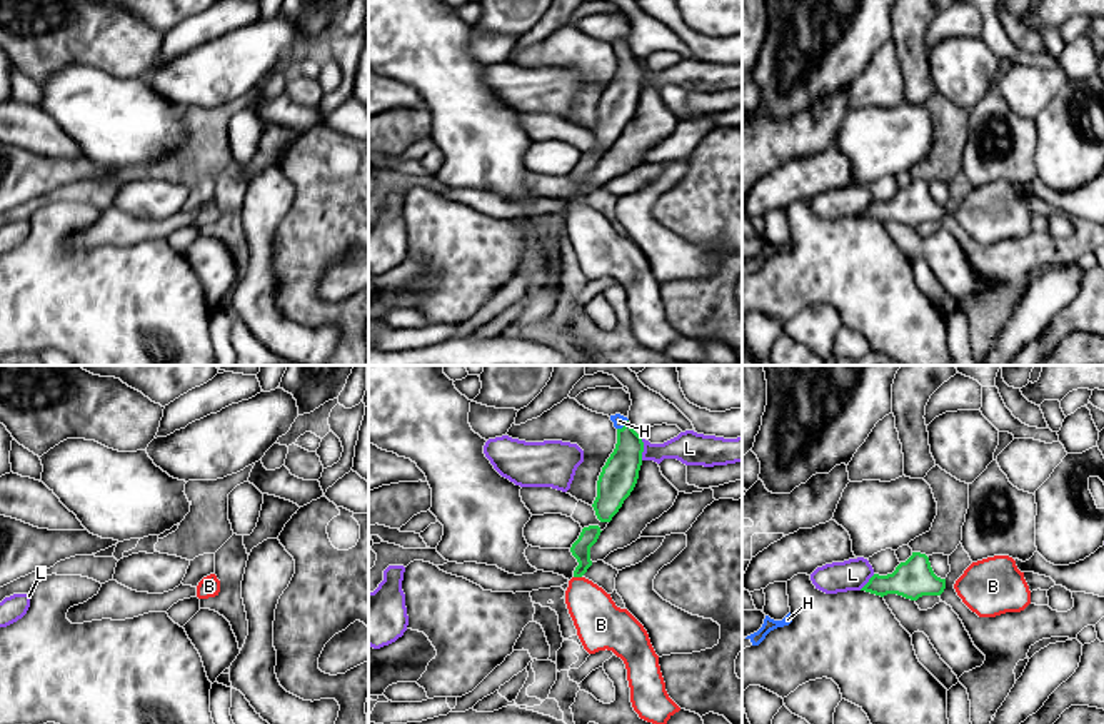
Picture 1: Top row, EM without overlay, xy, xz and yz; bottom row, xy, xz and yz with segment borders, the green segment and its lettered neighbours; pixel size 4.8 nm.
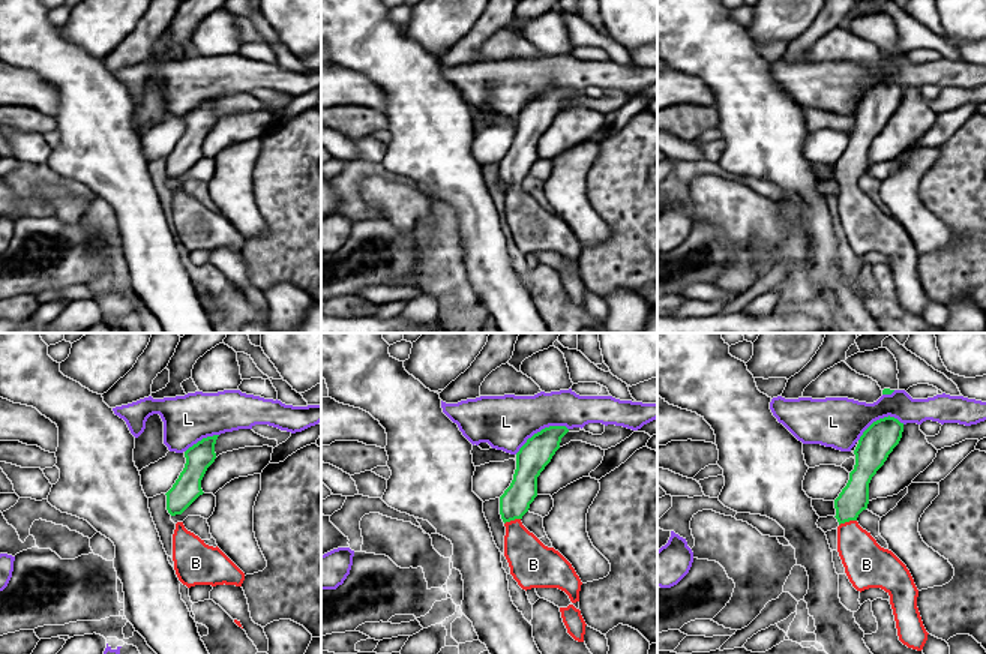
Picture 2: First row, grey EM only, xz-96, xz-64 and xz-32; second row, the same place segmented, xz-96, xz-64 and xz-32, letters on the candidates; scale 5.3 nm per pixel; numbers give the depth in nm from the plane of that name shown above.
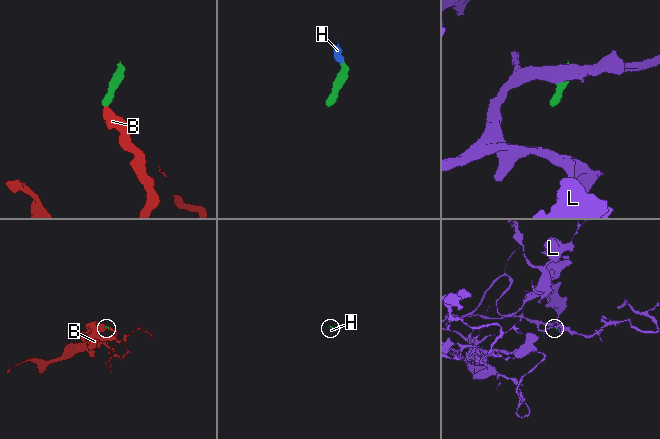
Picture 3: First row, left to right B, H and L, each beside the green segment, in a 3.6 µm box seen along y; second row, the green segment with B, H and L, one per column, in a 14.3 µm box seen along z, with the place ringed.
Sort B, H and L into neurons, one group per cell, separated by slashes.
B H / L

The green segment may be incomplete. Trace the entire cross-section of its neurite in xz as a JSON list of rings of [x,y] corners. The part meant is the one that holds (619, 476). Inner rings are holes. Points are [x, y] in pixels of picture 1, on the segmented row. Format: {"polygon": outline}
{"polygon": [[[610,415],[617,429],[617,444],[597,480],[597,497],[592,504],[600,522],[610,522],[624,500],[634,490],[642,465],[644,442],[627,417]]]}

